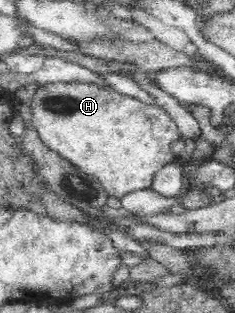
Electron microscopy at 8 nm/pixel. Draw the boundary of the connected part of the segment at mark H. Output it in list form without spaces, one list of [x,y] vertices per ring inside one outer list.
[[[77,82],[41,86],[32,98],[30,109],[32,126],[39,139],[82,173],[97,178],[108,196],[113,198],[121,199],[129,192],[149,189],[155,171],[173,162],[170,144],[182,137],[177,125],[163,107],[145,104],[138,98],[95,84]]]

